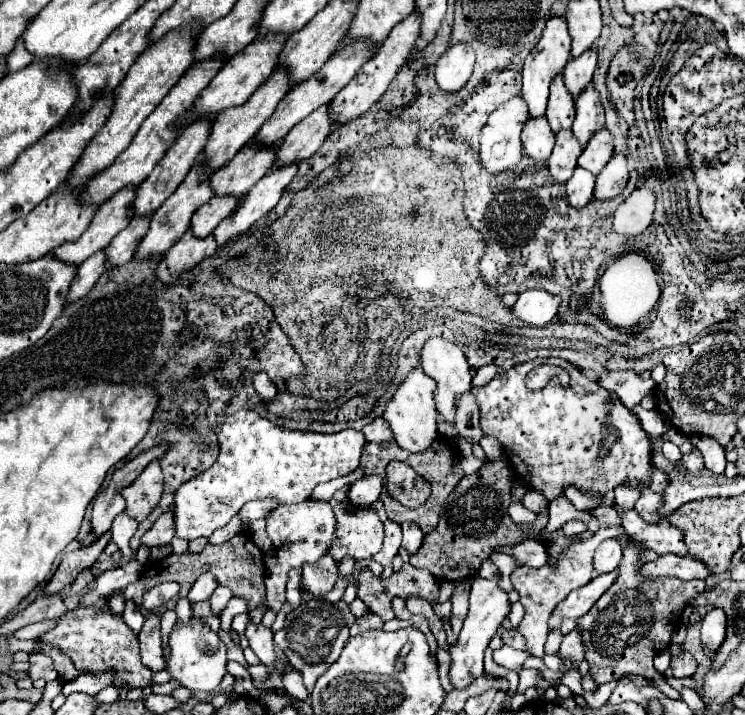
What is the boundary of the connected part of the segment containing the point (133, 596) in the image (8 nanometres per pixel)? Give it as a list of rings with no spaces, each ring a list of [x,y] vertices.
[[[246,531],[238,533],[236,537],[232,537],[230,541],[222,543],[222,545],[206,545],[202,549],[202,553],[182,553],[182,555],[168,555],[162,561],[154,561],[150,565],[150,569],[146,567],[146,571],[142,573],[142,577],[134,583],[128,585],[122,593],[126,601],[140,601],[142,593],[146,593],[150,587],[154,587],[158,581],[176,581],[180,583],[180,595],[188,595],[188,591],[192,589],[192,585],[196,583],[196,579],[204,573],[212,573],[218,581],[218,585],[224,585],[228,589],[232,589],[232,593],[236,597],[242,597],[248,601],[248,611],[254,611],[262,605],[264,597],[266,597],[266,589],[264,589],[264,571],[266,571],[266,563],[264,563],[264,553],[254,545],[254,541],[250,539],[250,535]]]

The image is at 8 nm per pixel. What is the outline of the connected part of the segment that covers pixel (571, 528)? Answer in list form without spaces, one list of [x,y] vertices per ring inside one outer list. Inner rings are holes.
[[[568,521],[560,527],[560,531],[566,535],[566,537],[572,537],[572,535],[578,535],[578,533],[584,533],[586,531],[586,525],[582,521]]]

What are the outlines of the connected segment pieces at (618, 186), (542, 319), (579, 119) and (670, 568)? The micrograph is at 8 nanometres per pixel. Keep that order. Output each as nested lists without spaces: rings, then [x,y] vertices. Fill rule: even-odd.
[[[614,155],[604,171],[596,177],[596,187],[594,187],[594,199],[606,201],[612,197],[618,197],[624,191],[624,185],[628,183],[628,165],[624,157]]]
[[[534,289],[534,291],[520,293],[518,301],[514,303],[514,307],[510,311],[514,317],[522,319],[524,323],[528,323],[532,327],[544,327],[558,313],[558,305],[560,305],[560,297]]]
[[[588,87],[576,99],[576,119],[572,125],[572,133],[580,139],[580,145],[586,147],[592,135],[600,129],[604,129],[604,107],[598,93]]]
[[[664,555],[658,557],[652,563],[646,563],[640,567],[642,579],[658,579],[658,577],[678,577],[682,581],[688,579],[706,579],[710,571],[704,563],[692,559],[692,557],[678,557],[678,555]]]

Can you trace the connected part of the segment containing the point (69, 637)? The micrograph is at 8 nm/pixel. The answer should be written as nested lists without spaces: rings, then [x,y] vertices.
[[[106,599],[98,601],[90,609],[76,607],[74,611],[68,611],[60,619],[56,629],[44,633],[42,639],[46,643],[58,645],[74,661],[74,665],[78,669],[84,669],[88,673],[114,669],[116,671],[116,681],[114,681],[116,687],[120,687],[122,683],[128,683],[128,687],[146,687],[152,683],[152,671],[140,661],[136,635],[122,619],[118,619],[110,613]]]

